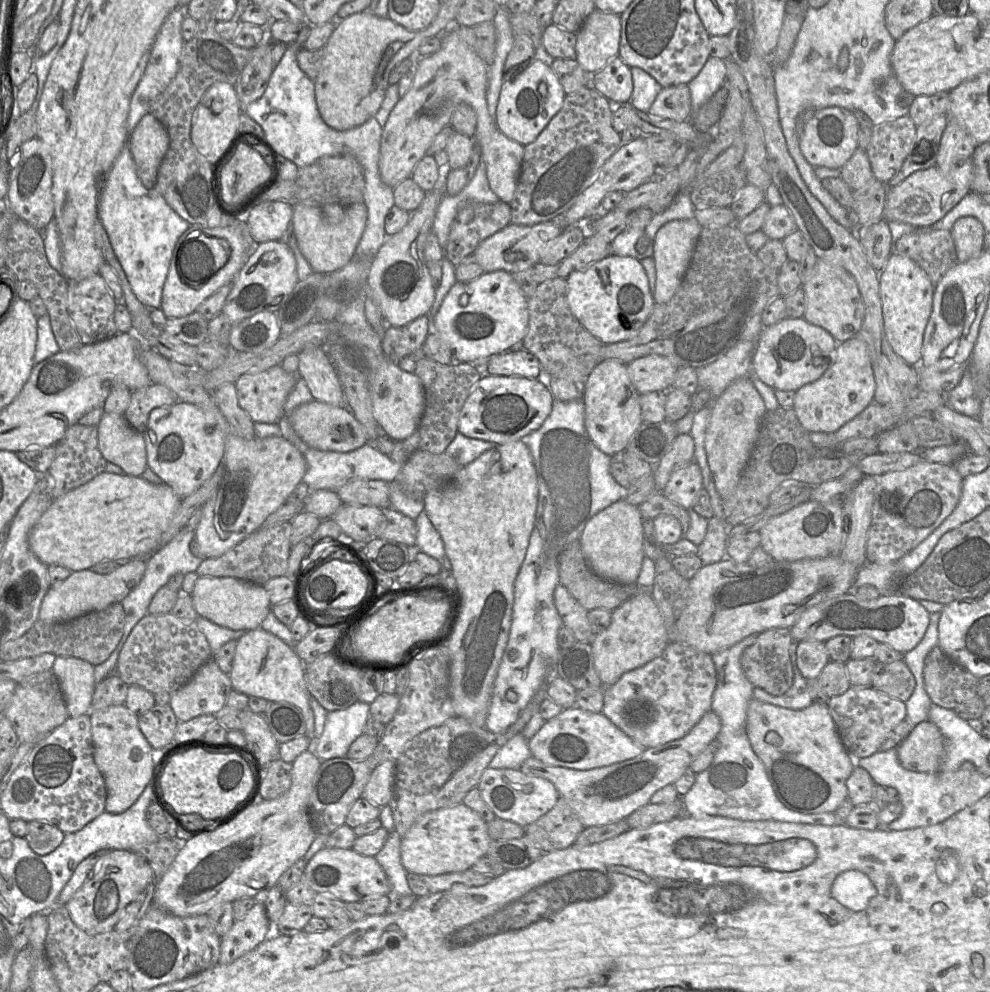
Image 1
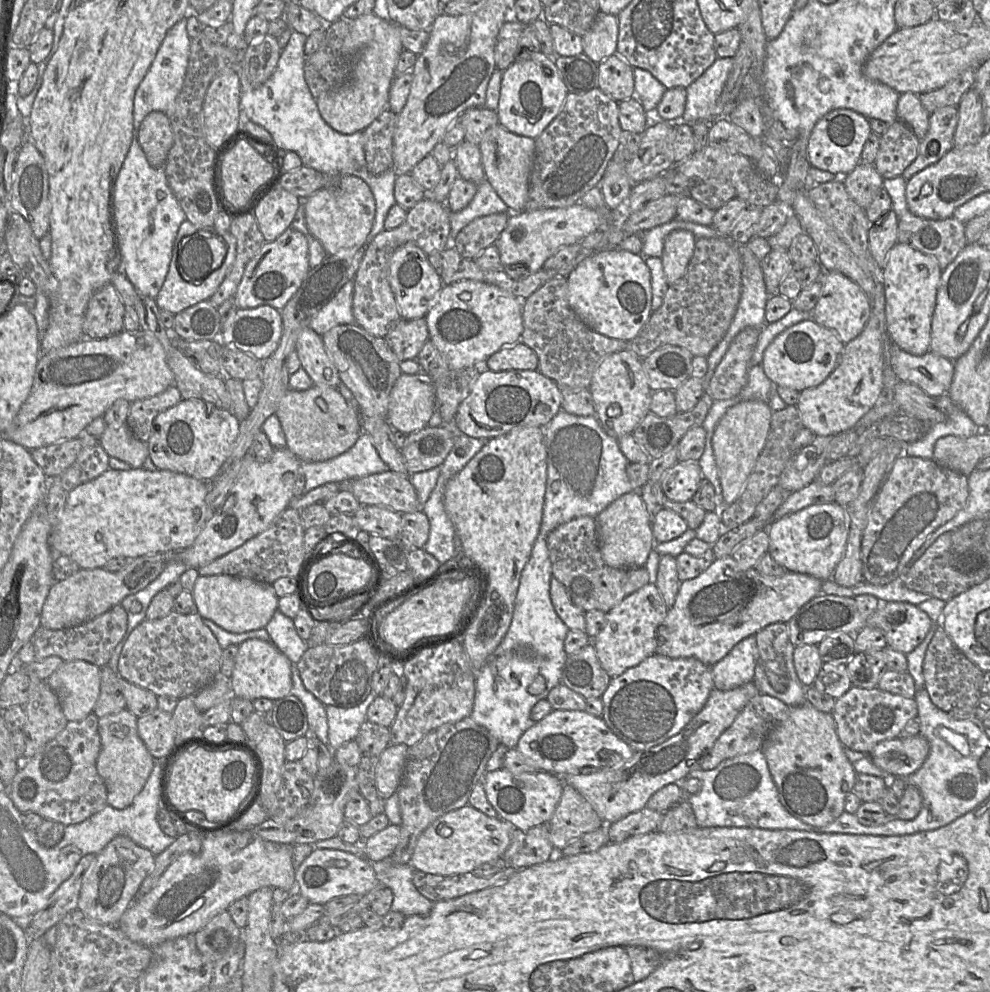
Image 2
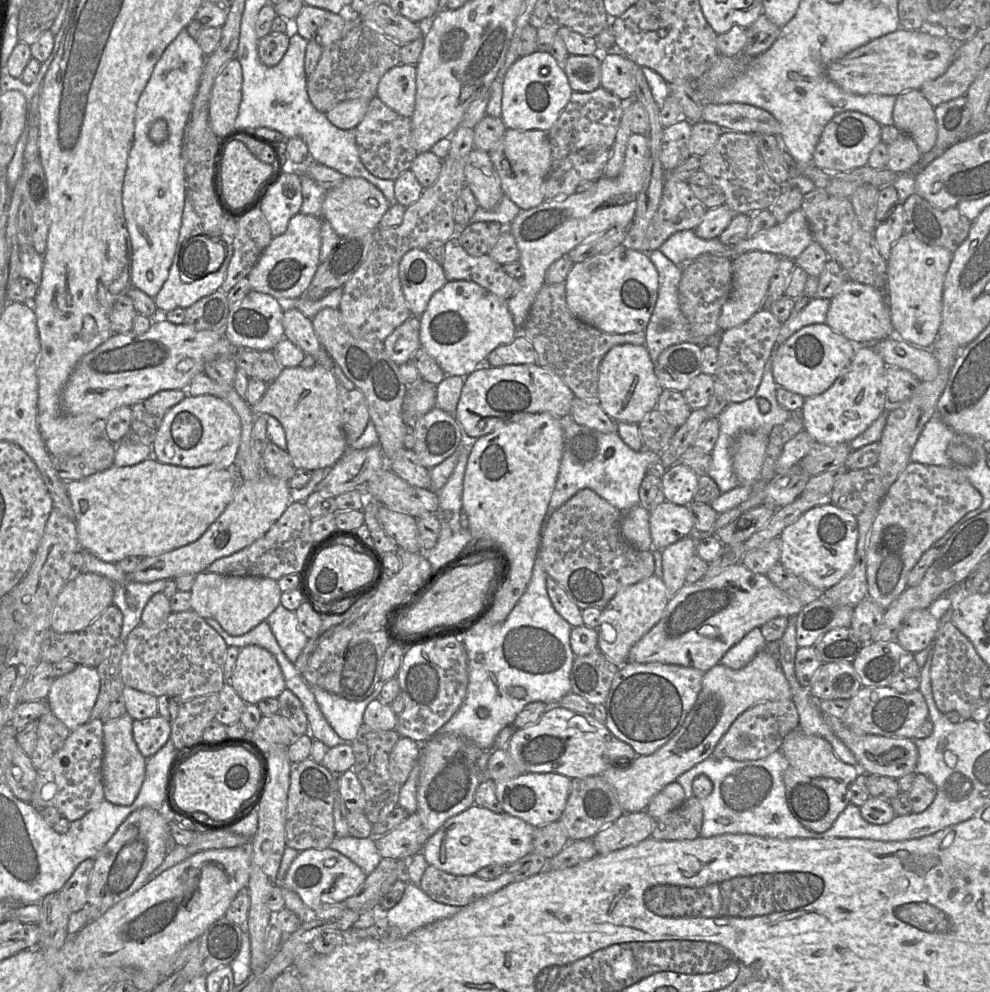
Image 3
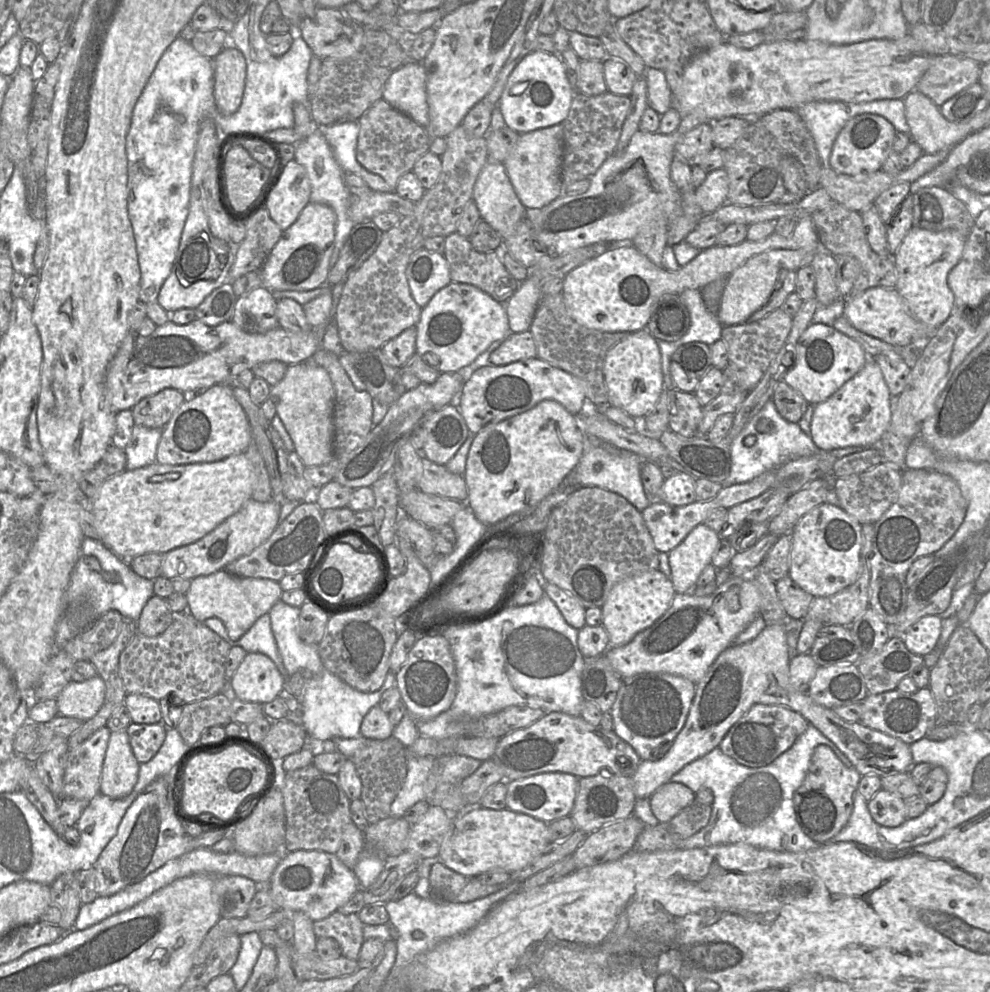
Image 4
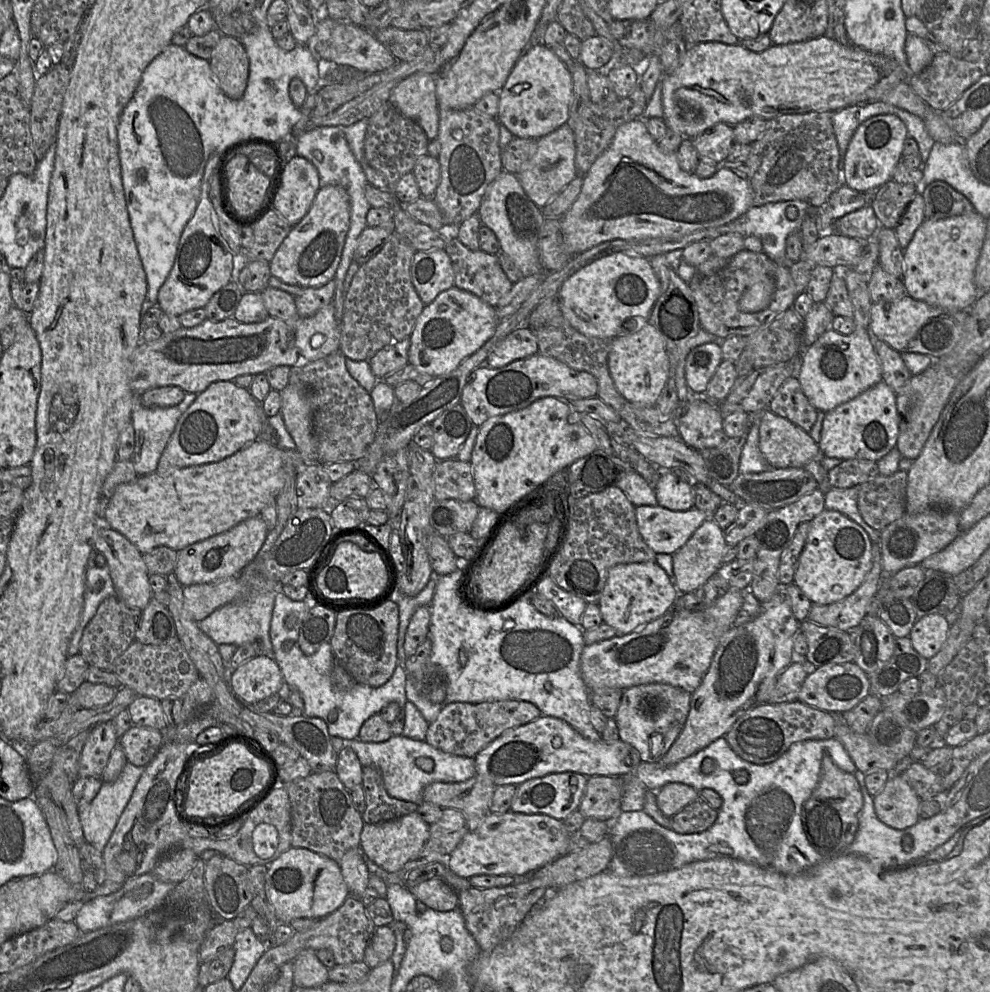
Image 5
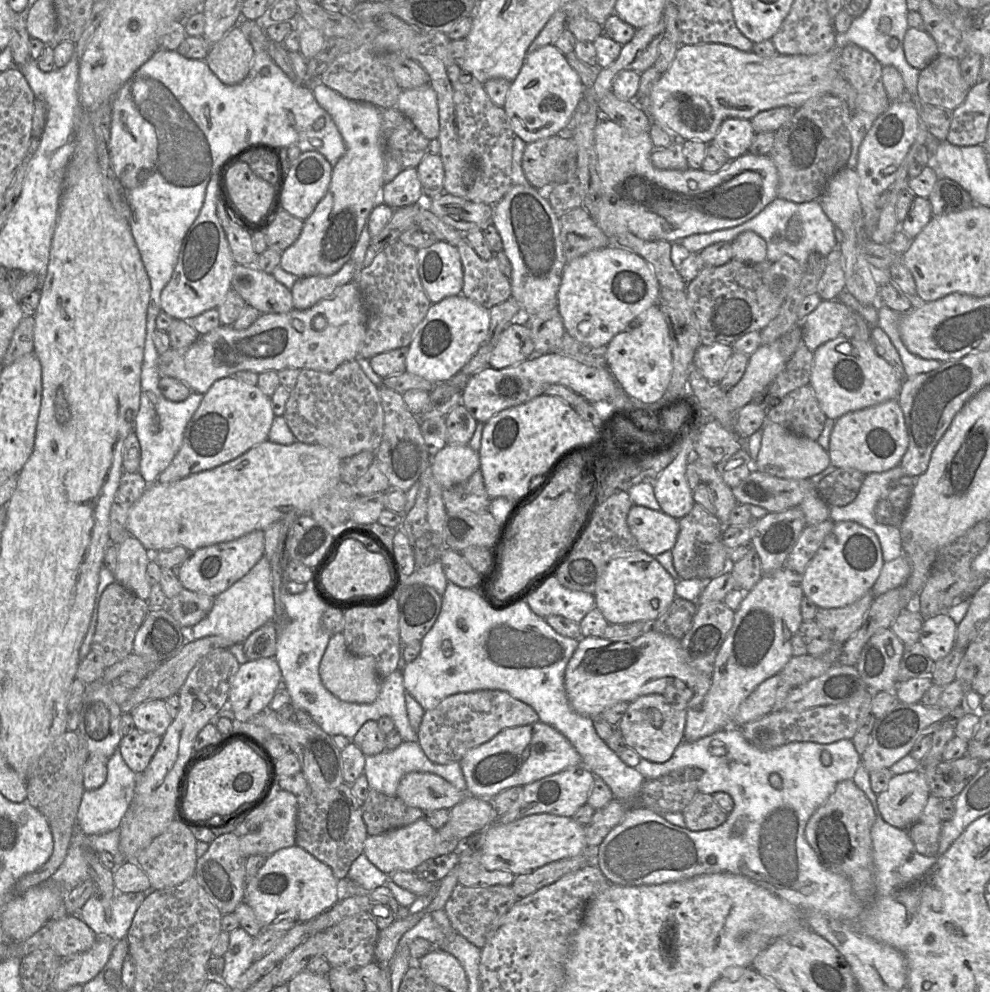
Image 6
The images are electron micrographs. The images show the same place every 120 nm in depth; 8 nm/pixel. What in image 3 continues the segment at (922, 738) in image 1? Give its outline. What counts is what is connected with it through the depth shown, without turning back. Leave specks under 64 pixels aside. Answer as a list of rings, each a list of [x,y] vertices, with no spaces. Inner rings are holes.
[[[822,714],[831,731],[851,750],[859,768],[866,774],[876,774],[898,779],[915,771],[918,749],[913,739],[904,737],[884,737],[874,734],[858,735],[852,732],[840,718]]]

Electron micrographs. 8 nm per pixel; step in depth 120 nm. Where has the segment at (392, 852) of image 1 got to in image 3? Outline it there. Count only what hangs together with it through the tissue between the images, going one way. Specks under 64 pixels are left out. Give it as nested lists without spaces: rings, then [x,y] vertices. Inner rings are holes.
[[[408,882],[400,902],[387,911],[387,918],[400,929],[403,937],[434,921],[451,917],[460,909],[433,900],[421,887]]]

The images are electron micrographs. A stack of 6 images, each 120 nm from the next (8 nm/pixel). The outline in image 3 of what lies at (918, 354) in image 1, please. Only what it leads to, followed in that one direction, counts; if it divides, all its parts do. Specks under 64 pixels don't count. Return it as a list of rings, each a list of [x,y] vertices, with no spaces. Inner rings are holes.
[[[903,235],[887,260],[887,304],[895,335],[920,348],[930,348],[938,336],[942,314],[943,284],[953,253]]]

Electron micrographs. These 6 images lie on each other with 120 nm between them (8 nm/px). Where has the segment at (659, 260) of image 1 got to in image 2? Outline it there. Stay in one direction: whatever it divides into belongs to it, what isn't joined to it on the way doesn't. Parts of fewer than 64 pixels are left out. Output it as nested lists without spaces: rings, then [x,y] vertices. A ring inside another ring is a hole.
[[[687,230],[672,231],[665,238],[661,260],[668,287],[684,275],[693,255],[696,240]]]

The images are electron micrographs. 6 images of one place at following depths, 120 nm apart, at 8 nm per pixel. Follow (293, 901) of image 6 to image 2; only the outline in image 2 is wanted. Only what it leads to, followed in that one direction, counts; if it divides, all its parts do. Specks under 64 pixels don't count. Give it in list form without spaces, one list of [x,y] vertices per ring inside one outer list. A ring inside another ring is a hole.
[[[315,848],[295,871],[298,892],[309,903],[324,905],[331,899],[350,894],[365,895],[374,889],[379,880],[374,865],[365,857],[327,848]]]

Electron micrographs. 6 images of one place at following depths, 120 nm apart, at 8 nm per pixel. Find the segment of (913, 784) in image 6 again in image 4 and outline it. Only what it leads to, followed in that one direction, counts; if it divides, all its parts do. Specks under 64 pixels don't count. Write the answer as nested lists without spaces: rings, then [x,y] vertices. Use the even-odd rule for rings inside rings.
[[[882,788],[868,801],[867,806],[873,820],[885,827],[897,827],[907,819],[904,799]]]

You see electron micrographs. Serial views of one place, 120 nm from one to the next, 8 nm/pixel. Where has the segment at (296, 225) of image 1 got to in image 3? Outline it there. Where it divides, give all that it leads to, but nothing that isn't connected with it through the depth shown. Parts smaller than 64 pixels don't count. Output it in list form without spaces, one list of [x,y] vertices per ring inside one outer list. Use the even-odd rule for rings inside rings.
[[[345,177],[340,185],[326,192],[322,218],[330,223],[339,236],[344,236],[361,228],[375,230],[391,205],[384,194],[365,179]]]

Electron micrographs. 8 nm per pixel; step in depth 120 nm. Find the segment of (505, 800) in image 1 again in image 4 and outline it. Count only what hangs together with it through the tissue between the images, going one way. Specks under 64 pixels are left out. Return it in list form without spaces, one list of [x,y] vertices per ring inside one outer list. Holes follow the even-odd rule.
[[[549,772],[505,782],[507,784],[507,809],[529,815],[548,824],[570,815],[577,794],[579,778],[569,773]]]

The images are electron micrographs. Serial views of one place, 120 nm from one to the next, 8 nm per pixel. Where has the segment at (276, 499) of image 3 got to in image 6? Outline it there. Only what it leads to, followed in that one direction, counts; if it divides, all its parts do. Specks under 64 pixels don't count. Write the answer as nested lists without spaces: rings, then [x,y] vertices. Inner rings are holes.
[[[254,530],[230,542],[218,543],[194,552],[179,566],[178,578],[190,591],[217,597],[243,578],[264,555],[264,531]]]

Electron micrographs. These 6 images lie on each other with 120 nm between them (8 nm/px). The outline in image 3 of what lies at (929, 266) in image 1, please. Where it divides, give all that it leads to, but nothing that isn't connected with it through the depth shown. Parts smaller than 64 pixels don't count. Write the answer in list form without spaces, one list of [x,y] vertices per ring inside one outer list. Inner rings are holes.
[[[918,194],[903,205],[904,235],[954,253],[970,232],[972,222],[957,207],[938,209]]]

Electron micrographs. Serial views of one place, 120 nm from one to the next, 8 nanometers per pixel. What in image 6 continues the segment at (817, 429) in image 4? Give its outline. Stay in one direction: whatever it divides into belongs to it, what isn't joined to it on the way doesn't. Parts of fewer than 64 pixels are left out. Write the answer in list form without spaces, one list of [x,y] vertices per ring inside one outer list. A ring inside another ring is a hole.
[[[897,399],[844,414],[835,420],[828,455],[836,468],[853,468],[865,474],[886,472],[899,466],[909,445],[902,409]]]

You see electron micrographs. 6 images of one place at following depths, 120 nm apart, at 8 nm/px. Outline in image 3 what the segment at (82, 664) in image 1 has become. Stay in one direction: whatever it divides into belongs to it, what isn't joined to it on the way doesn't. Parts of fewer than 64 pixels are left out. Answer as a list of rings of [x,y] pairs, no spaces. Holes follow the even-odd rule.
[[[78,664],[72,672],[54,680],[47,702],[51,712],[72,731],[90,720],[99,692],[100,677],[97,668]]]

